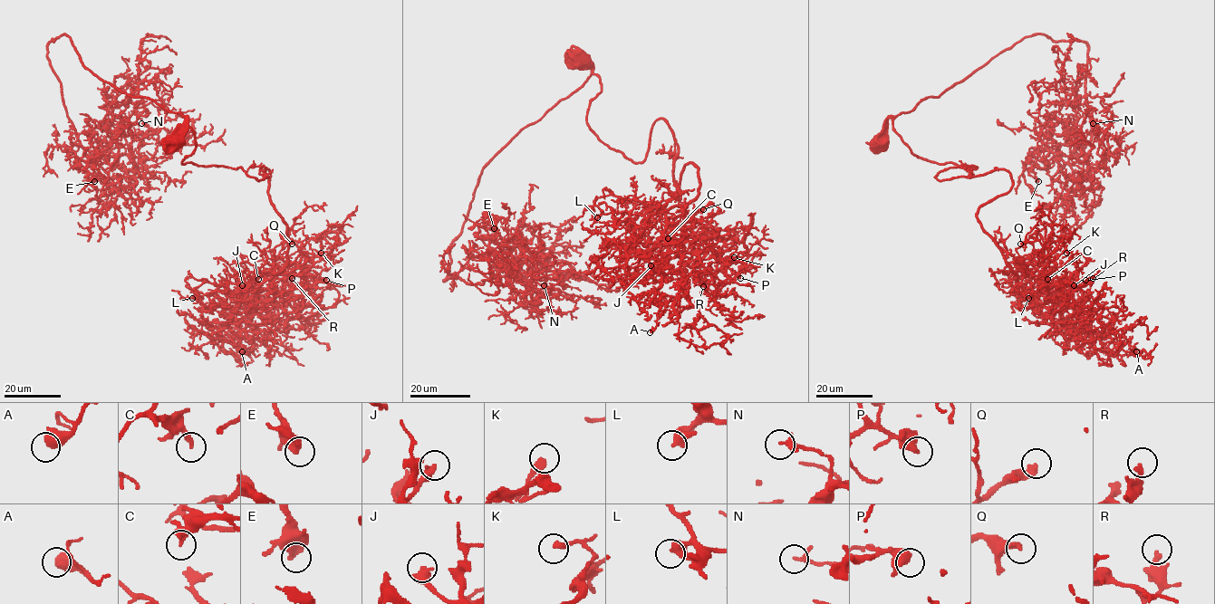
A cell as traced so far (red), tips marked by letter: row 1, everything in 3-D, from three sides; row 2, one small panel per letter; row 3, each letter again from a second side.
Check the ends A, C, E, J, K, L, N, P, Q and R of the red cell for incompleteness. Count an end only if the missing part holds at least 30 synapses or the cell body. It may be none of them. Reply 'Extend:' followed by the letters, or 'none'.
Extend: P

